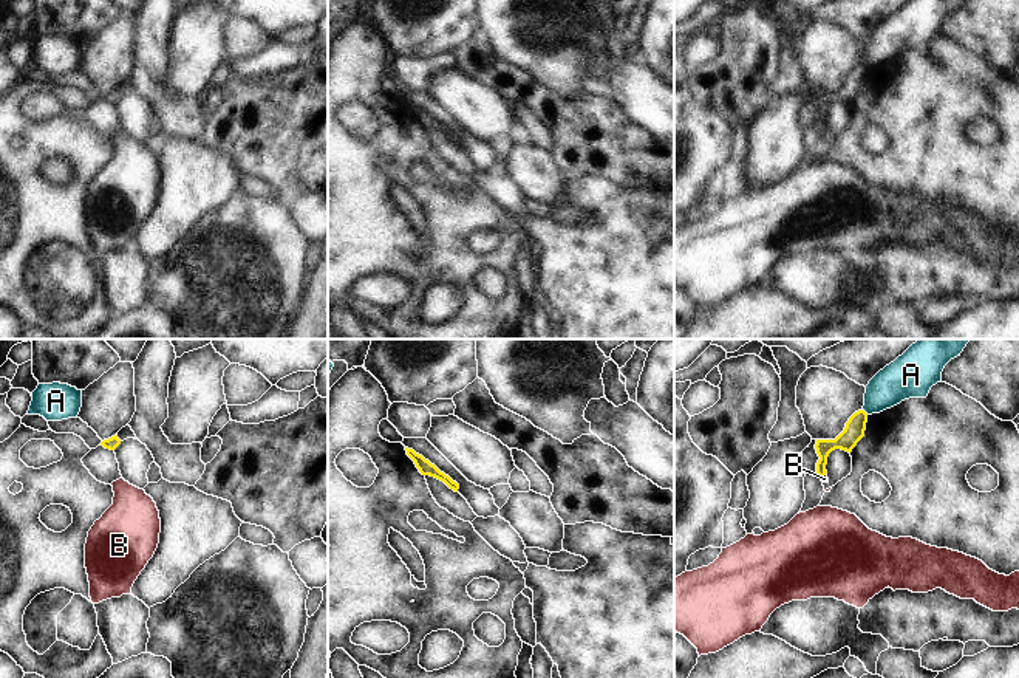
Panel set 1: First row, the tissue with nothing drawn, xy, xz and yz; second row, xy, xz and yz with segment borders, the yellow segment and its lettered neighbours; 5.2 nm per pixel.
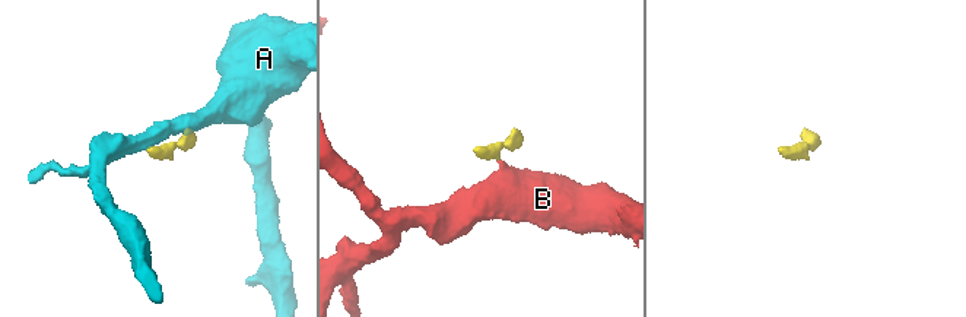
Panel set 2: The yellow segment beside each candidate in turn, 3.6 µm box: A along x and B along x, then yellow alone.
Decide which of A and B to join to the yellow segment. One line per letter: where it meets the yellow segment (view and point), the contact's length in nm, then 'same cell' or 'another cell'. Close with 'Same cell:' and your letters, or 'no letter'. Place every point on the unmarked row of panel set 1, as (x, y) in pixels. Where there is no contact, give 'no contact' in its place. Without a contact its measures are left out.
A: yz (865, 65) | 40 nm | another cell
B: yz (821, 129) | 40 nm | same cell
Same cell: B

